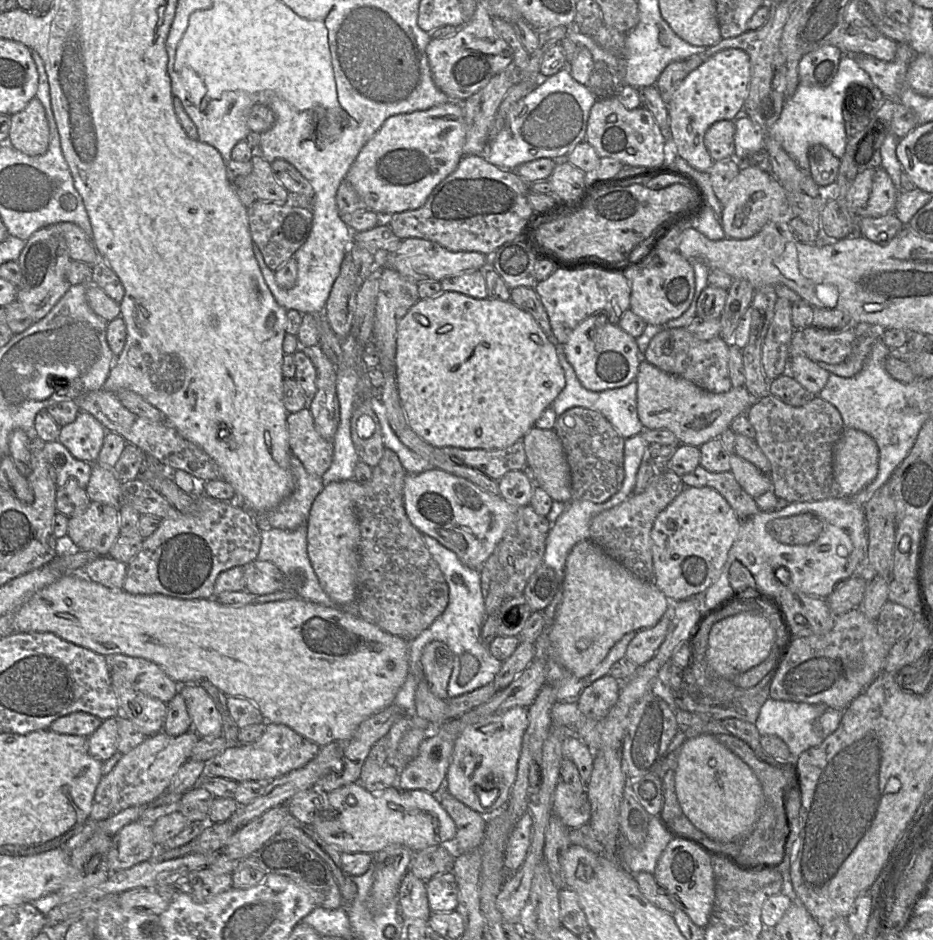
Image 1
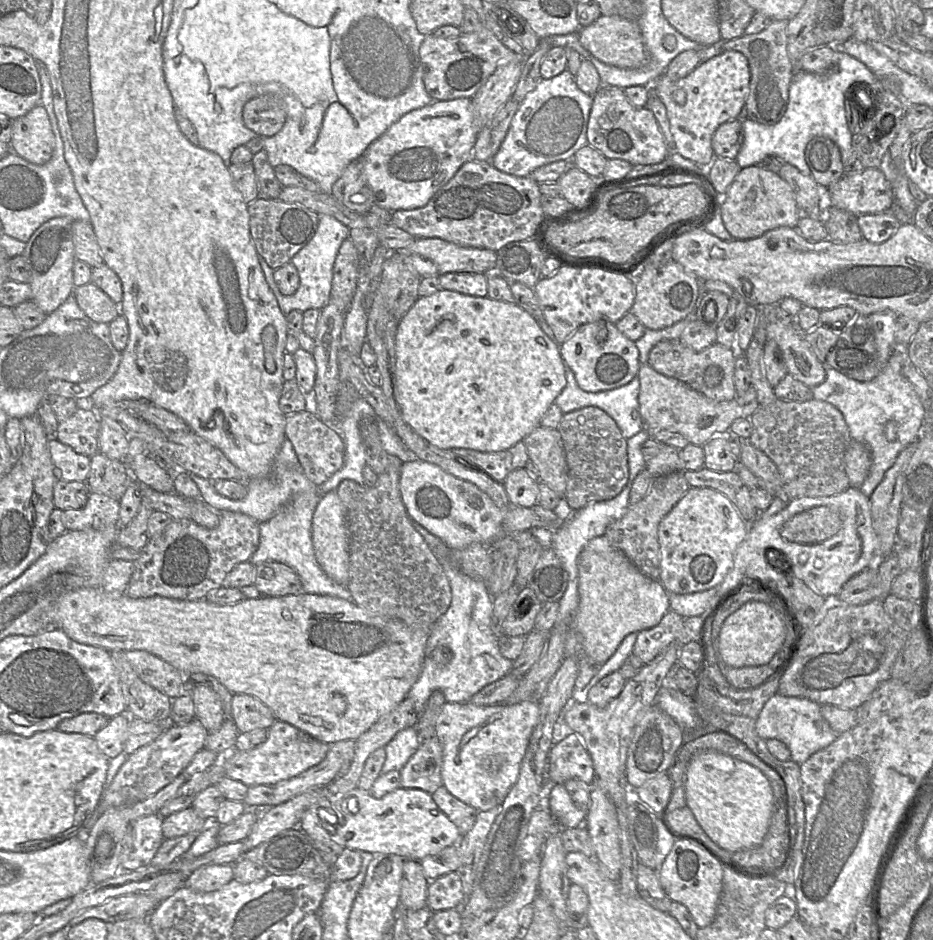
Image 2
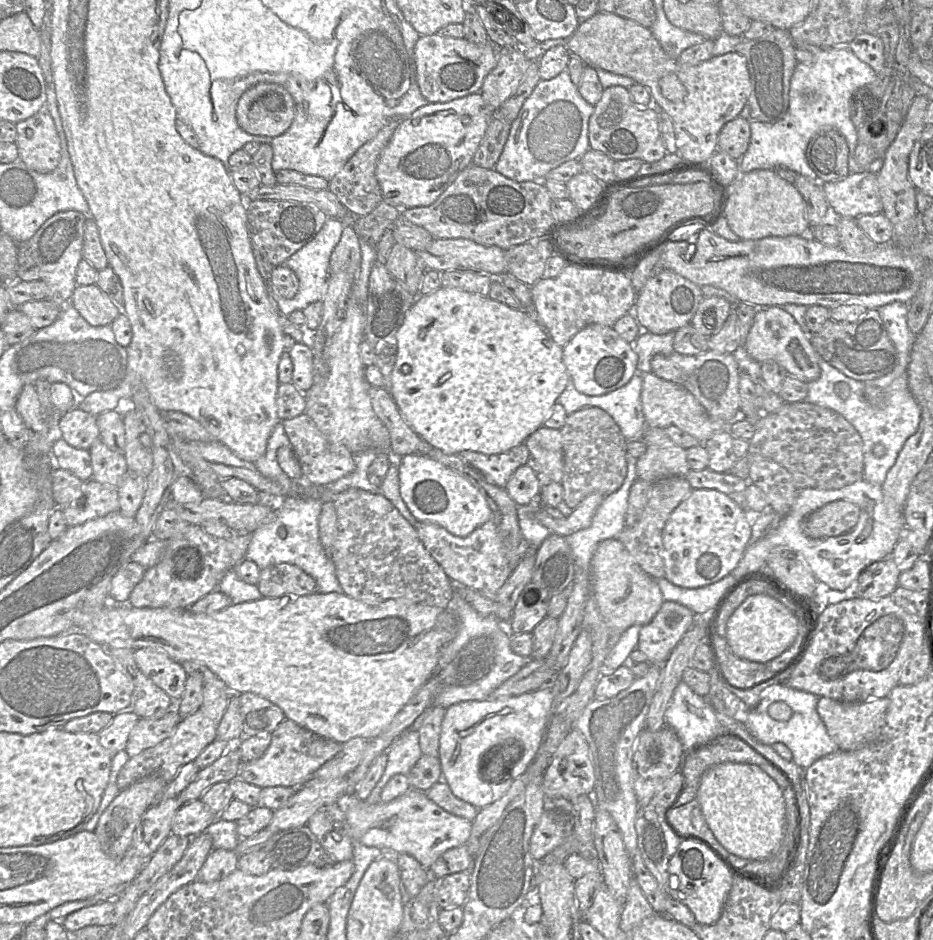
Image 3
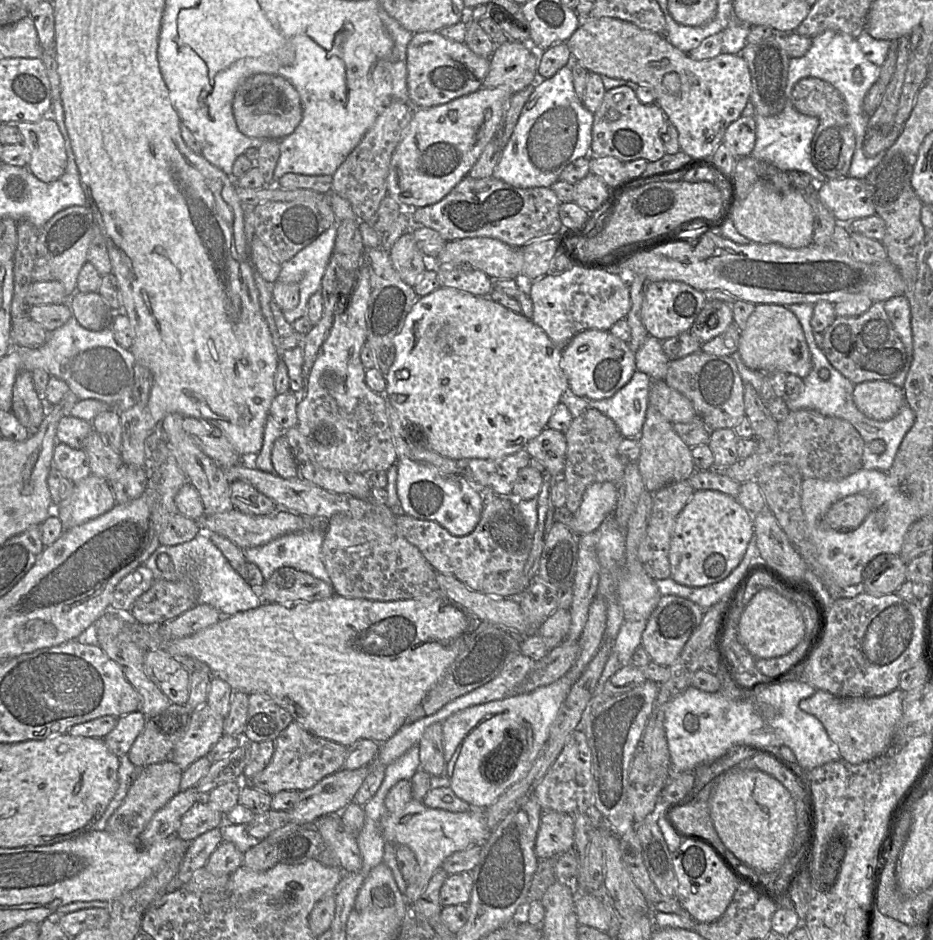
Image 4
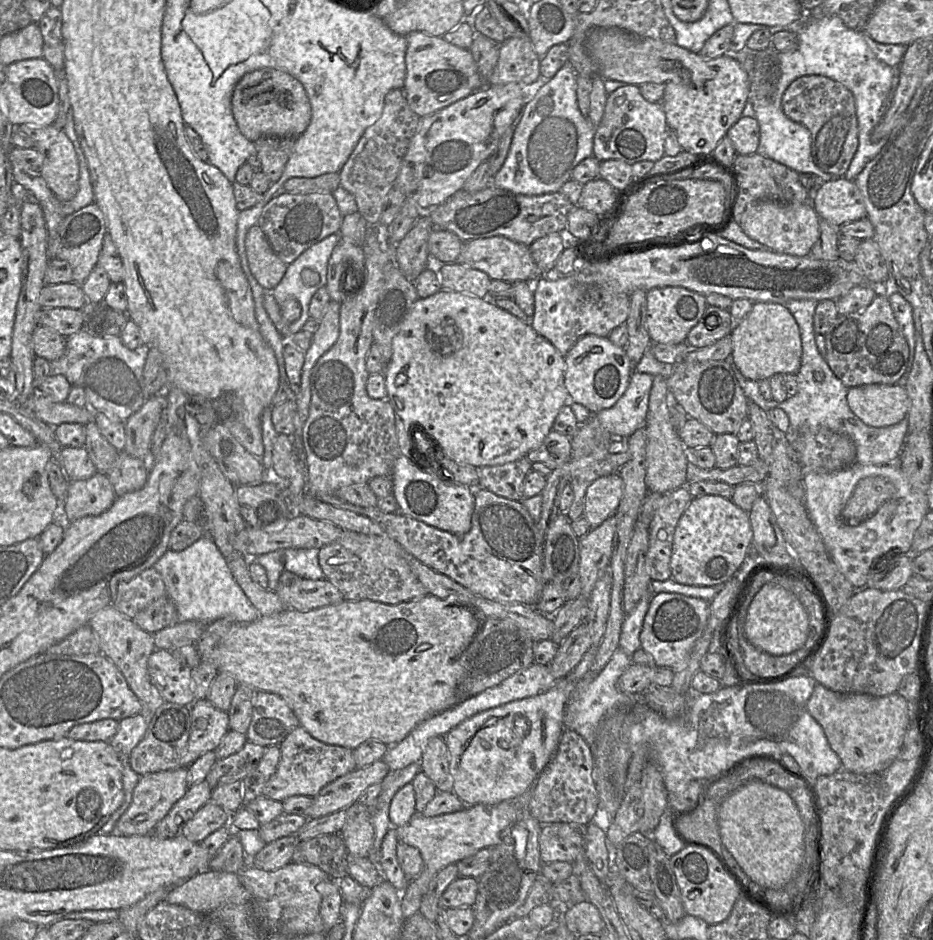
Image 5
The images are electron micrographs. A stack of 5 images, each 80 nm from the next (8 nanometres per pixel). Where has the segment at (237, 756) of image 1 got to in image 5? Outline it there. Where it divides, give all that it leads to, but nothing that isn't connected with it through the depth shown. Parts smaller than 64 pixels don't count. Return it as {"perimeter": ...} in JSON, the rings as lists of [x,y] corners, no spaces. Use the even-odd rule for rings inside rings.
{"perimeter":[[[301,725],[295,727],[278,745],[280,760],[276,772],[266,783],[263,796],[282,802],[294,795],[316,796],[335,779],[356,769],[353,750],[315,739]]]}

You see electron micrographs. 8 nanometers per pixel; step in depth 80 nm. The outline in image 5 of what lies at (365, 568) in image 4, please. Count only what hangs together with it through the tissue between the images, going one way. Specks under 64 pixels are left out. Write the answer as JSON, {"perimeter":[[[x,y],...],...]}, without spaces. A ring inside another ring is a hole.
{"perimeter":[[[344,530],[337,540],[319,549],[318,560],[325,578],[336,586],[345,600],[398,604],[429,594],[412,572],[407,561],[409,556],[389,537]]]}

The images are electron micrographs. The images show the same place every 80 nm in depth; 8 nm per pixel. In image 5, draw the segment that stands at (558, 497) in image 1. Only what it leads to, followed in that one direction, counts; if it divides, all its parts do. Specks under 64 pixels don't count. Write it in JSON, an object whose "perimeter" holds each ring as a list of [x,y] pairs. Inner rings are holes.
{"perimeter":[[[551,430],[542,444],[527,453],[526,457],[531,462],[542,462],[551,470],[569,461],[571,454],[570,437]]]}

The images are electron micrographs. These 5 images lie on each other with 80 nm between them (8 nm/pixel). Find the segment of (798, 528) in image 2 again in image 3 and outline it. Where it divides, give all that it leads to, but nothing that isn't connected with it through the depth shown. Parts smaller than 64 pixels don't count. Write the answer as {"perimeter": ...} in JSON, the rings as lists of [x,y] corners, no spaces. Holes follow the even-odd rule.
{"perimeter":[[[849,501],[830,502],[809,514],[803,521],[804,534],[812,539],[837,537],[858,522],[860,508]]]}

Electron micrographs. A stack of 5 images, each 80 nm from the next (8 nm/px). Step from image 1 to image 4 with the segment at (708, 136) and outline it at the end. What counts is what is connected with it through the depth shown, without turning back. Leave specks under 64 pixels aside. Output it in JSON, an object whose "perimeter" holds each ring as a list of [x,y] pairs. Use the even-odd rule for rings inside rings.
{"perimeter":[[[740,117],[724,134],[723,144],[738,157],[748,157],[756,142],[756,120],[754,117]]]}

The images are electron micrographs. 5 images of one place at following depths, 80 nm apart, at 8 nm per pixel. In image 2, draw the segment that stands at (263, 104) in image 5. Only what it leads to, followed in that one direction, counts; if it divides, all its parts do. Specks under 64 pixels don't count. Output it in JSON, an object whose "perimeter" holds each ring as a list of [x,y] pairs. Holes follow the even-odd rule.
{"perimeter":[[[260,95],[244,105],[242,117],[248,129],[260,137],[270,137],[284,126],[286,105],[278,95]]]}

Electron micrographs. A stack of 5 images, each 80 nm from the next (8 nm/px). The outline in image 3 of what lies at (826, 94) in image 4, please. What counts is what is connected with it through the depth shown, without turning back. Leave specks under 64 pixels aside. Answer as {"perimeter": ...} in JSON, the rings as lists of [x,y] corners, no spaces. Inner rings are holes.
{"perimeter":[[[832,127],[822,128],[811,138],[806,159],[821,183],[840,181],[850,174],[847,142]]]}

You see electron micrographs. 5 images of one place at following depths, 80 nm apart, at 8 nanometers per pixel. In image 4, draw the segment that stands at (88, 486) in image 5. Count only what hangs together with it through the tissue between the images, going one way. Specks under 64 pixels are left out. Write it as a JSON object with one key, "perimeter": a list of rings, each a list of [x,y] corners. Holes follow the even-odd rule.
{"perimeter":[[[91,474],[74,483],[71,496],[58,506],[58,517],[64,529],[69,529],[105,514],[115,505],[110,483]]]}

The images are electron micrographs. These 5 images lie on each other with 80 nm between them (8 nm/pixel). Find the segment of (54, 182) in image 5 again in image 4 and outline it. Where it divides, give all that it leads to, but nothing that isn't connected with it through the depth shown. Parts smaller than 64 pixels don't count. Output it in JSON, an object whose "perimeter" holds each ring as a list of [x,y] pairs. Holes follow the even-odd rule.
{"perimeter":[[[51,108],[48,116],[36,122],[8,122],[15,125],[23,136],[22,144],[31,154],[28,170],[40,181],[50,183],[59,179],[67,165],[64,139],[60,129],[52,119]]]}

